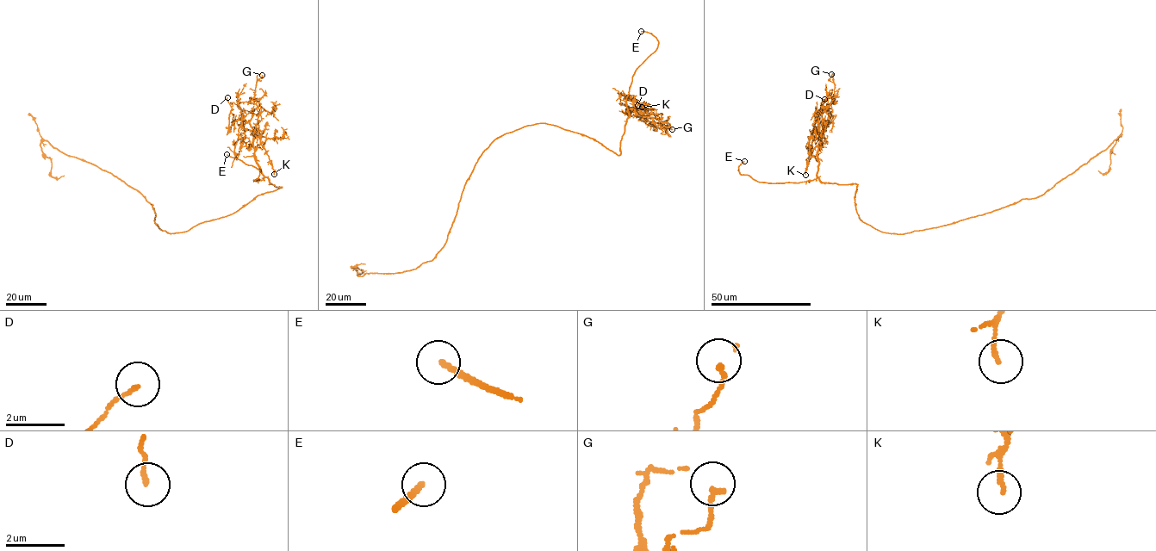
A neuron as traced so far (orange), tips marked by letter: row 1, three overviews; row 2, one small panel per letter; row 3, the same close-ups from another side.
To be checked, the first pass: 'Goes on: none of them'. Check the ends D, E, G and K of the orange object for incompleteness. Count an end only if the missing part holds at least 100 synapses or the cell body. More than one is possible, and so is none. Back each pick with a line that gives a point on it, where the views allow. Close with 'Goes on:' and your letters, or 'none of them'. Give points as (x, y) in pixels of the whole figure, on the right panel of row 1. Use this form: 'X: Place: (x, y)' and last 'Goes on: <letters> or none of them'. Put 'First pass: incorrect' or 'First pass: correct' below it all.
E: Place: (744, 161)
Goes on: E
First pass: incorrect

